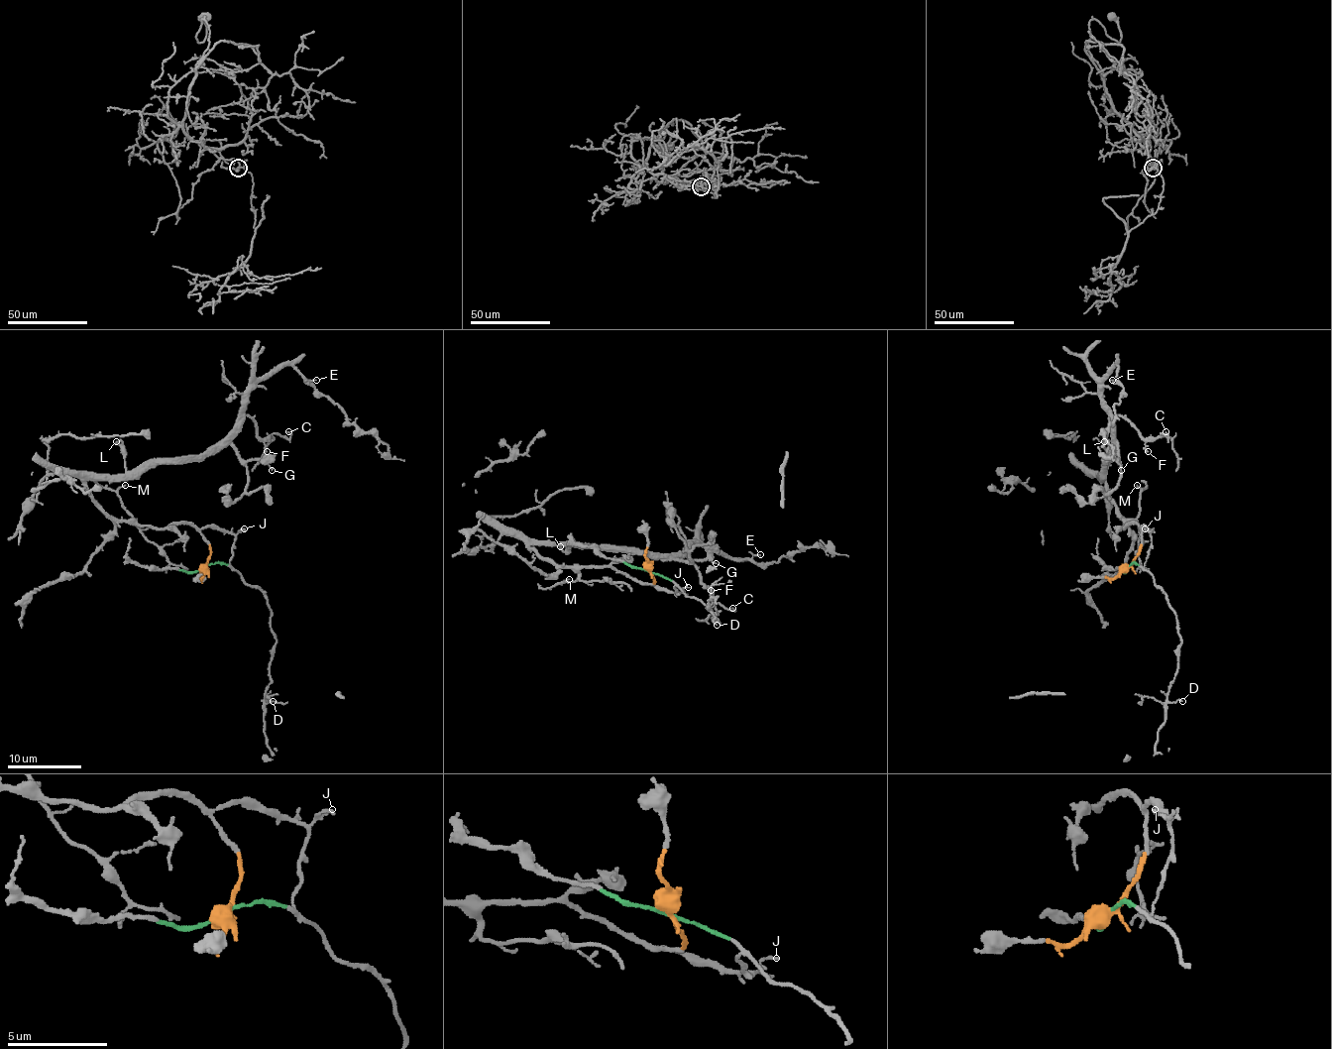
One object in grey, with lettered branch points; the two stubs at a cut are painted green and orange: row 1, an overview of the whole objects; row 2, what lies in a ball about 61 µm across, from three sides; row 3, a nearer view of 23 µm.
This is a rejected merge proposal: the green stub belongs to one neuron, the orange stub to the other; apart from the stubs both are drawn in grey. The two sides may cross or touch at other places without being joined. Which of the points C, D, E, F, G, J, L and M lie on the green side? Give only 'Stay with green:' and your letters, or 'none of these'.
Stay with green: D

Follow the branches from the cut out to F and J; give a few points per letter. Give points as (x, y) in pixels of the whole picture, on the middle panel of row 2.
F: (648, 570), (653, 583), (640, 583), (609, 566), (559, 566), (528, 545), (577, 544), (683, 555), (711, 590)
J: (648, 570), (653, 583), (644, 583), (674, 592), (689, 587)

